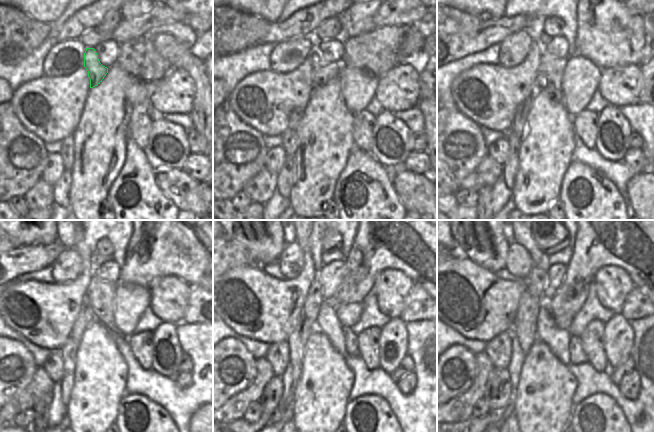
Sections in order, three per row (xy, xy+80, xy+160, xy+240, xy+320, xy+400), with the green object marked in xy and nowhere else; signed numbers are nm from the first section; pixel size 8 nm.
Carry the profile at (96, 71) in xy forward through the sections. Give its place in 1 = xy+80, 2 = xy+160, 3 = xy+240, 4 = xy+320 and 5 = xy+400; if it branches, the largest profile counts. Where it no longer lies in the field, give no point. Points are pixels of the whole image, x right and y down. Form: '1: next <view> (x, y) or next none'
1: next xy+80 (322, 71)
2: next xy+160 (549, 77)
3: next xy+240 (101, 294)
4: next xy+320 (350, 338)
5: next xy+400 (577, 356)

